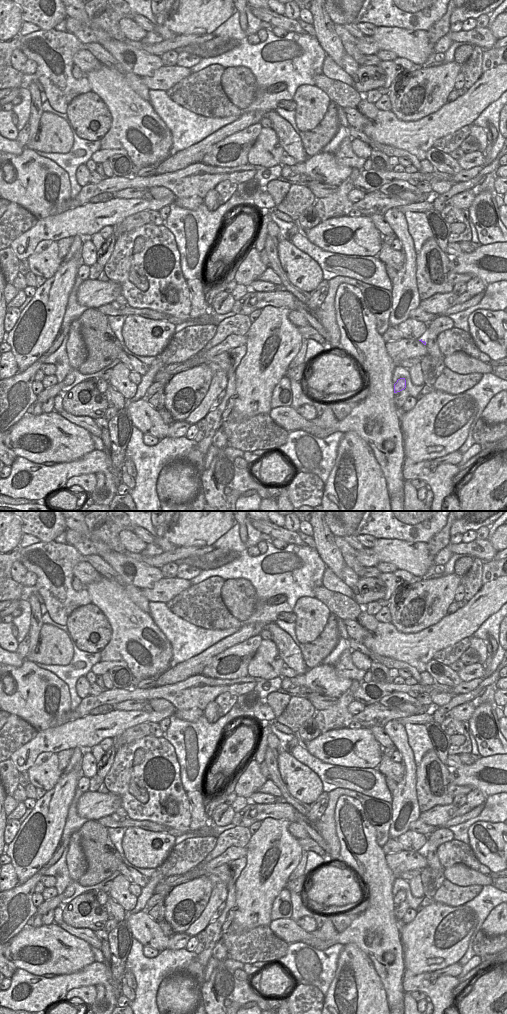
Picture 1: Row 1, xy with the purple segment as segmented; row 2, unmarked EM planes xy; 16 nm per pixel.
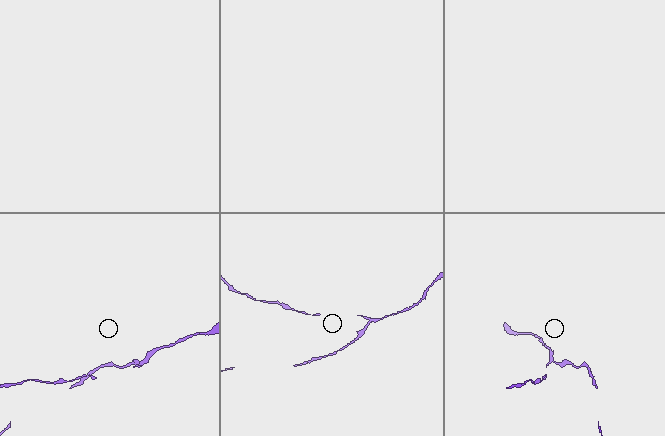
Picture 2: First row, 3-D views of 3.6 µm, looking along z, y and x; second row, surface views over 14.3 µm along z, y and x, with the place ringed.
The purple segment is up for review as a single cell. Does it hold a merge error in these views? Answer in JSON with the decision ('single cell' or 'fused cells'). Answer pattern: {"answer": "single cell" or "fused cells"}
{"answer": "single cell"}

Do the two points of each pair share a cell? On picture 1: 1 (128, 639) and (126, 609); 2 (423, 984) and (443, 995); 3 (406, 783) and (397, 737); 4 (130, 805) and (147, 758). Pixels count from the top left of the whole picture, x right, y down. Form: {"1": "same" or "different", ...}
{"1": "same", "2": "same", "3": "same", "4": "same"}

